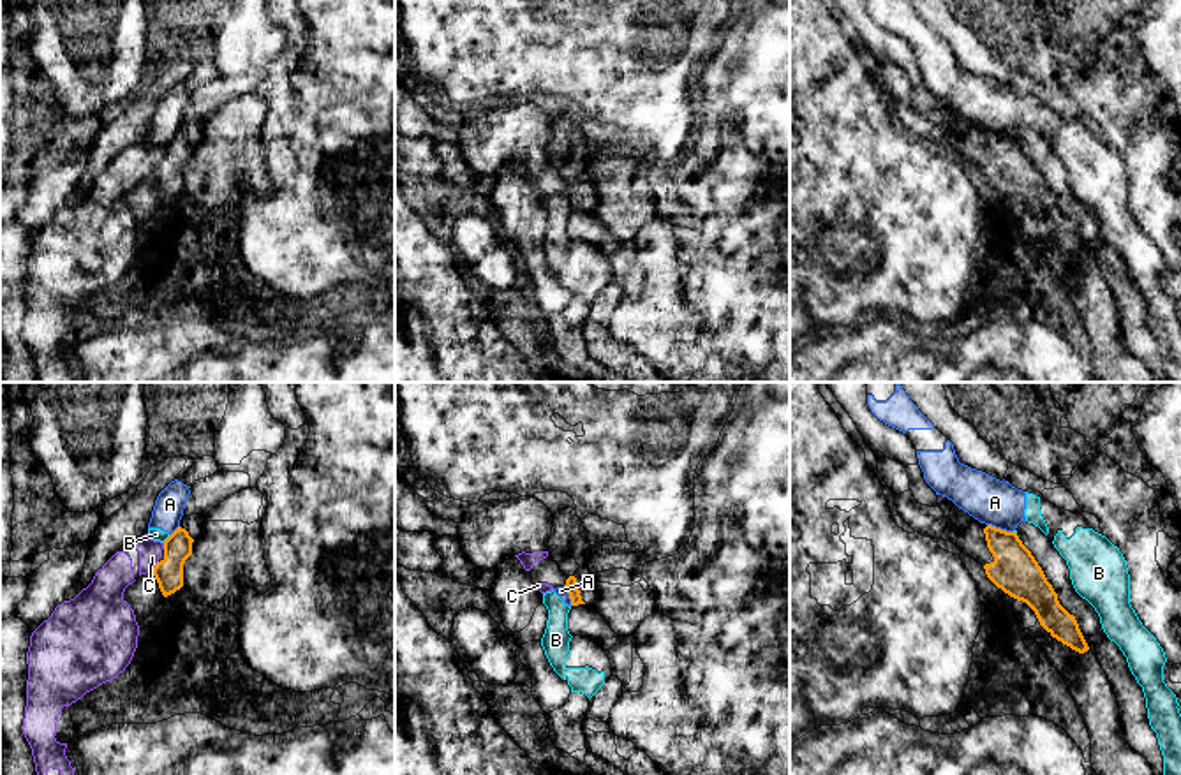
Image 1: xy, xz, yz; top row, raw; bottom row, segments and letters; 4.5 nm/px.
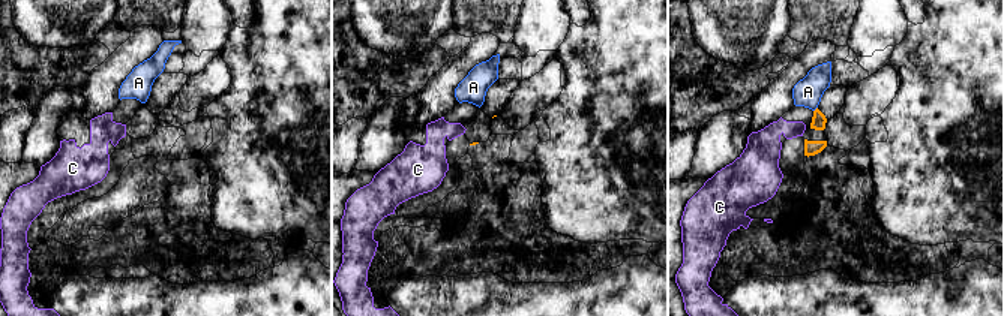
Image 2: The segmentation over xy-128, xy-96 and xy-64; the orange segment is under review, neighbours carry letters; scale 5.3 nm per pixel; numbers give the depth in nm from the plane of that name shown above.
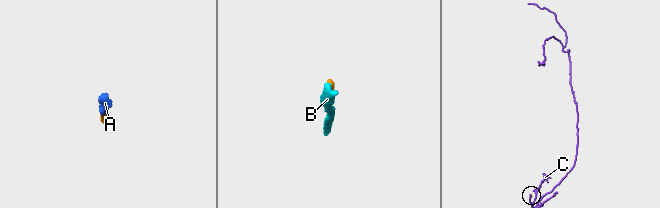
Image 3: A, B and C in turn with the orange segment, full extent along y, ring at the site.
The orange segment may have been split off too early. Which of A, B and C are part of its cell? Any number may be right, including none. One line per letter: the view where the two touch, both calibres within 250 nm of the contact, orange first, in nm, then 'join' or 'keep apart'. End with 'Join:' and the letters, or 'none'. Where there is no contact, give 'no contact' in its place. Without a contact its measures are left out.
A: meets orange in yz; 200 nm thick on the orange side, 220 nm on the other; keep apart
B: meets orange in xy; 130 nm thick on the orange side, 60 nm on the other; keep apart
C: meets orange in xy; 130 nm thick on the orange side, 100 nm on the other; keep apart
Join: none

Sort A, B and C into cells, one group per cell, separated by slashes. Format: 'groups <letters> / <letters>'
groups A B / C

